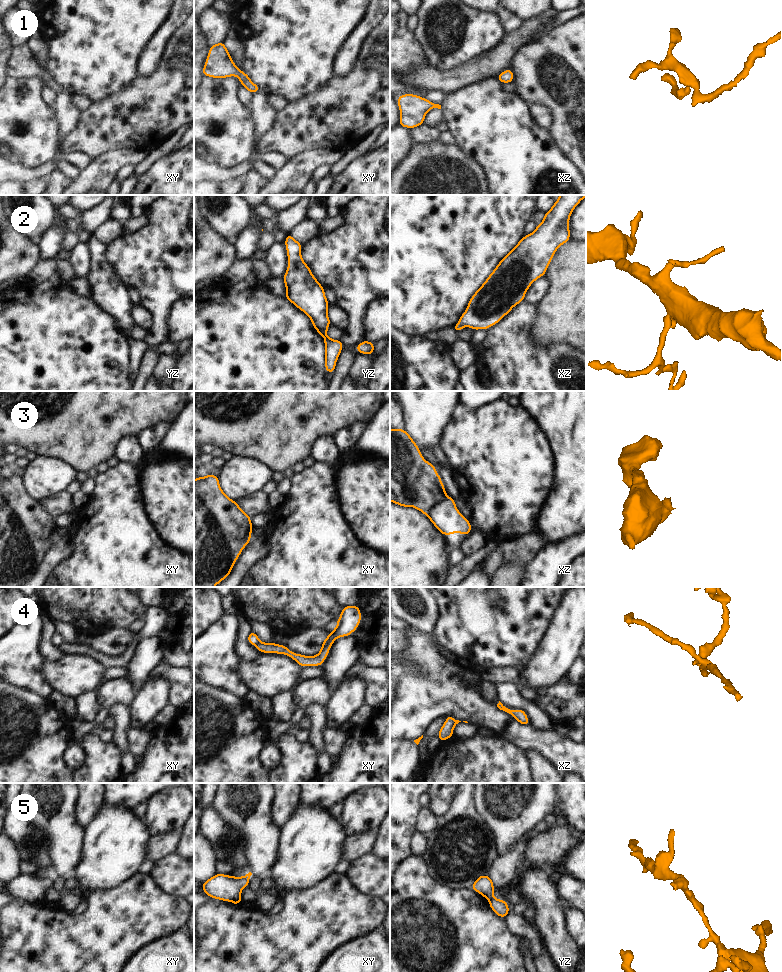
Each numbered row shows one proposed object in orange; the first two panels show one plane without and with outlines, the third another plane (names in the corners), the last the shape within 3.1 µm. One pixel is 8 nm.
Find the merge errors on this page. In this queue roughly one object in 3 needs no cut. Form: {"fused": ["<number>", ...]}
{"fused": ["3", "4", "5"]}

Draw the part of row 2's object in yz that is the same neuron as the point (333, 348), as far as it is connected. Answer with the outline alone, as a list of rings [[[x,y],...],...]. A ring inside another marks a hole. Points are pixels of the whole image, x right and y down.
[[[287,234],[285,247],[288,257],[287,271],[283,276],[286,286],[285,298],[311,319],[313,327],[324,338],[325,371],[333,374],[343,343],[326,335],[331,321],[327,315],[329,303],[324,288],[303,261],[302,244]]]

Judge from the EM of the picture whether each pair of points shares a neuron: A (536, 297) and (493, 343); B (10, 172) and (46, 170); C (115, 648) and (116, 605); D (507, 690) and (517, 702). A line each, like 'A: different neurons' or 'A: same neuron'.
A: different neurons
B: same neuron
C: different neurons
D: same neuron

